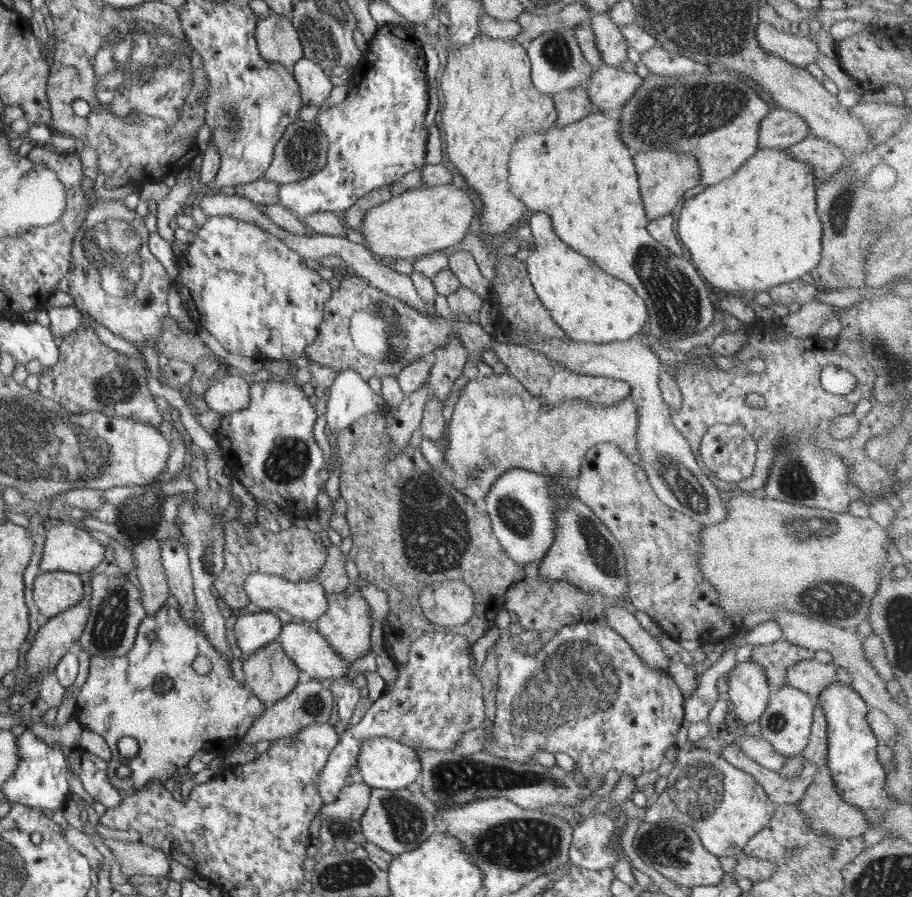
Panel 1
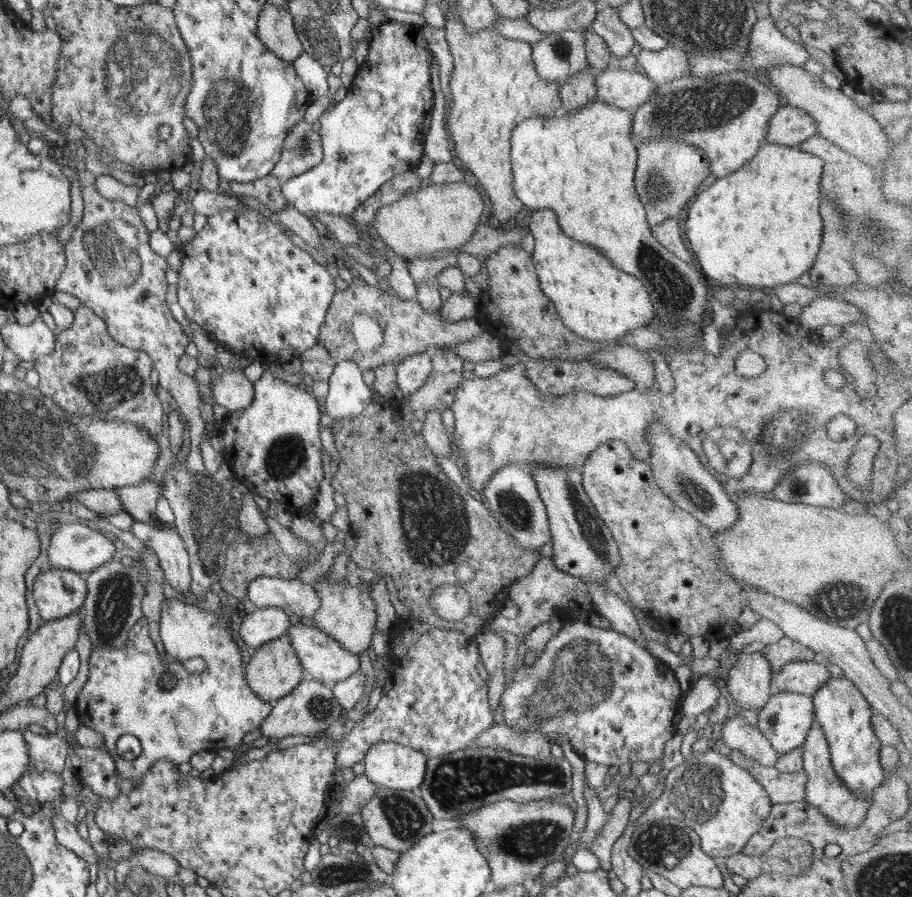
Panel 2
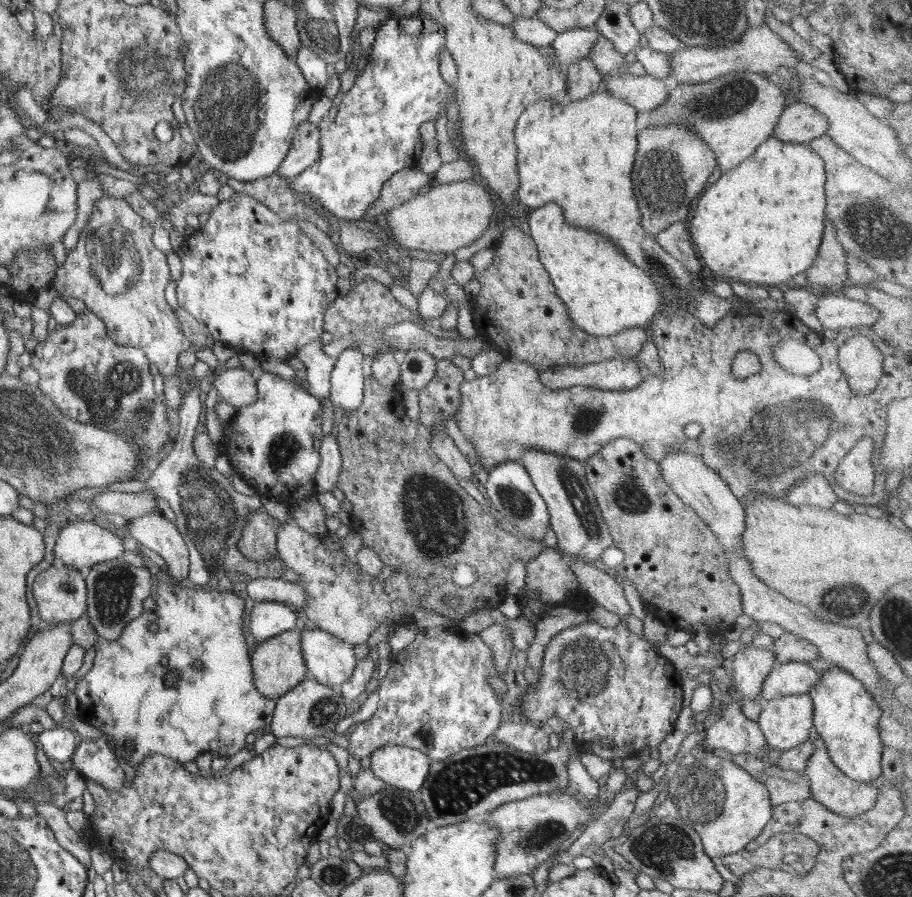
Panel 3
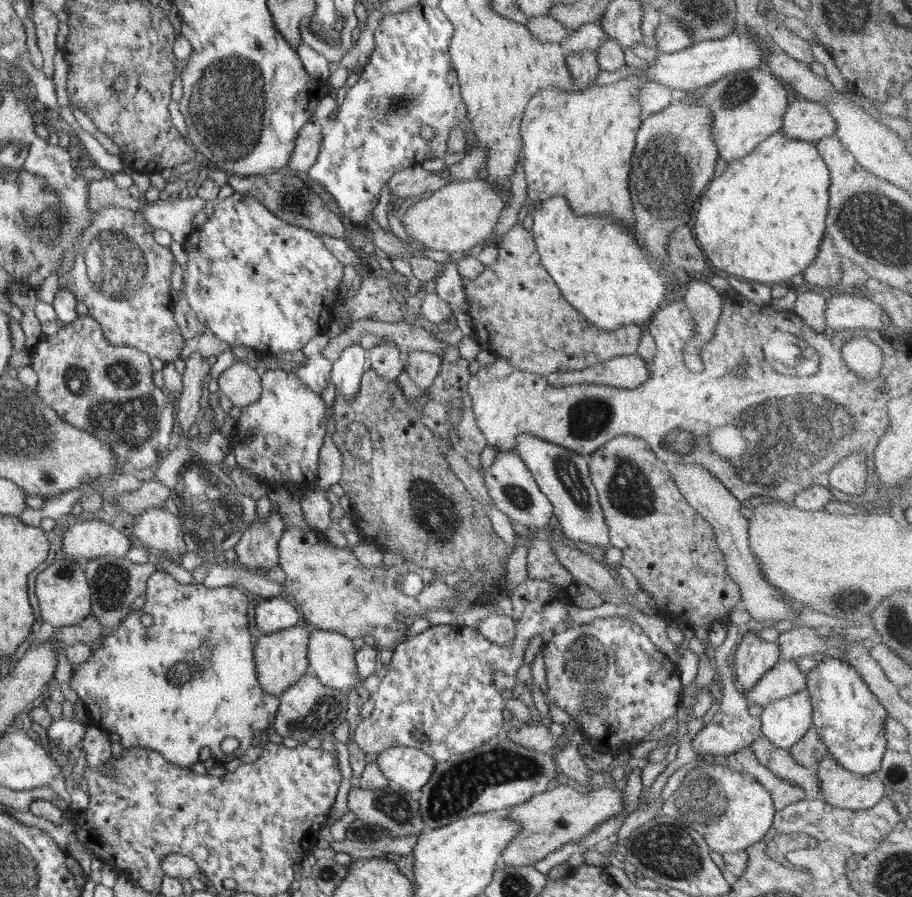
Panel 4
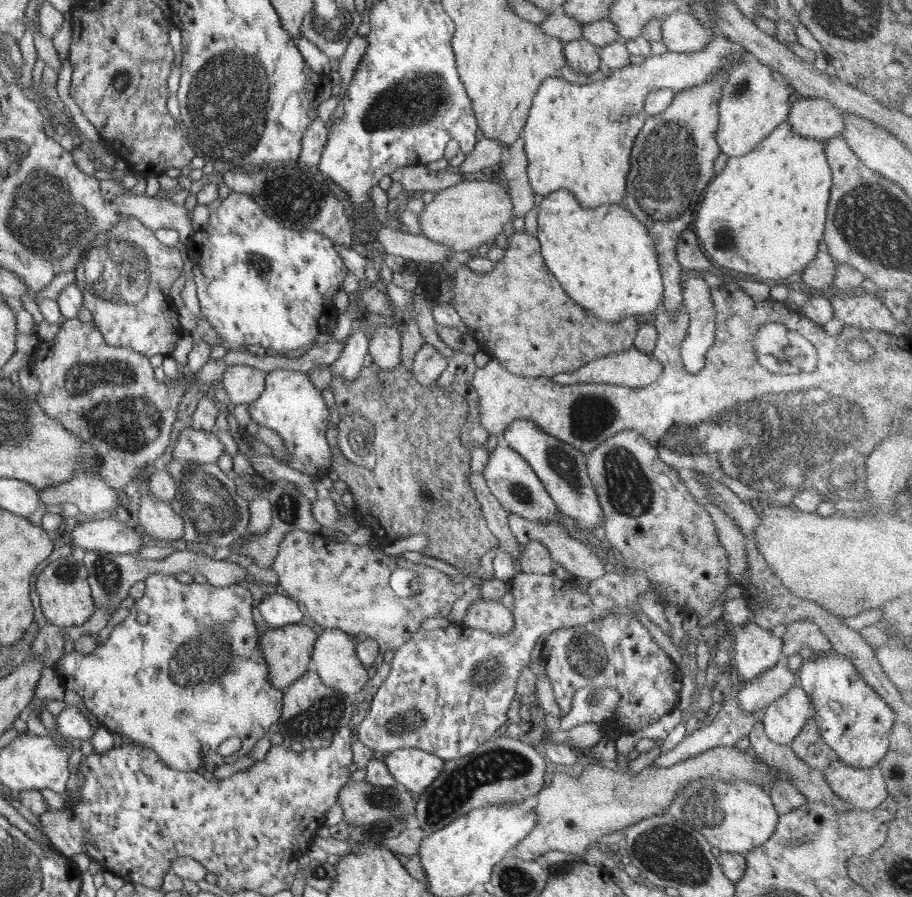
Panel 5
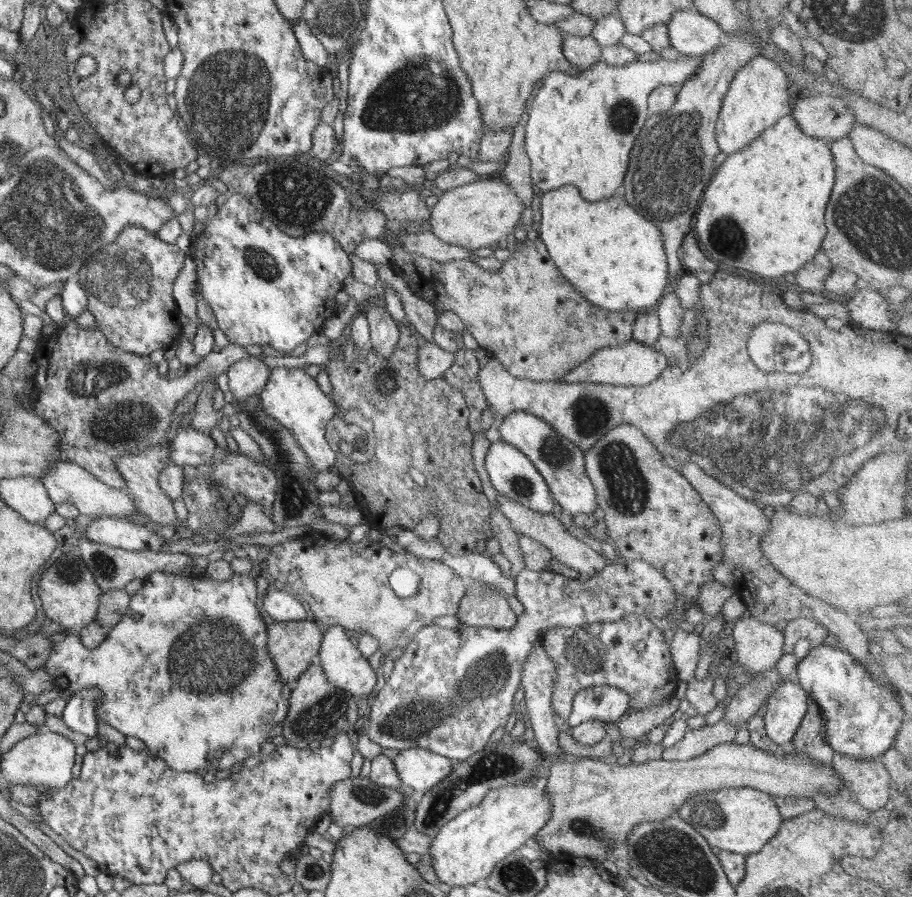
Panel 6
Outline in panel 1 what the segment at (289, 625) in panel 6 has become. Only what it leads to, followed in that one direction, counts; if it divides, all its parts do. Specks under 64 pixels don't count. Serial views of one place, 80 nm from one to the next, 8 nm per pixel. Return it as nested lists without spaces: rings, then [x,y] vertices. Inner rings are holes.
[[[268,643],[244,661],[245,686],[263,703],[275,703],[288,696],[299,684],[300,671],[292,662],[280,643]]]

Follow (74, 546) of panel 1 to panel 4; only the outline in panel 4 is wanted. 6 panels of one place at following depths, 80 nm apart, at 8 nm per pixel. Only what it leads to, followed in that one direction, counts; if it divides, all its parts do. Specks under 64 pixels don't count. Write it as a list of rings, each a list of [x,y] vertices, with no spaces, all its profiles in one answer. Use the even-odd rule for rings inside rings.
[[[94,518],[88,521],[74,521],[66,530],[62,540],[62,551],[66,559],[94,560],[100,556],[125,557],[131,549],[131,542],[114,525]]]

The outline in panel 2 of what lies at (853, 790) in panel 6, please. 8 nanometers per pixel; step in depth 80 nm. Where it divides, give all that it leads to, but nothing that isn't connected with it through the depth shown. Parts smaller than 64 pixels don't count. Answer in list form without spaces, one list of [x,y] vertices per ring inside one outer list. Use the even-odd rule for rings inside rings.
[[[815,719],[803,744],[803,774],[807,775],[804,800],[813,804],[838,826],[843,826],[842,828],[852,829],[860,826],[860,823],[867,816],[871,802],[861,797],[858,793],[853,793],[836,774],[831,765],[829,744],[825,734],[822,732],[820,723]]]

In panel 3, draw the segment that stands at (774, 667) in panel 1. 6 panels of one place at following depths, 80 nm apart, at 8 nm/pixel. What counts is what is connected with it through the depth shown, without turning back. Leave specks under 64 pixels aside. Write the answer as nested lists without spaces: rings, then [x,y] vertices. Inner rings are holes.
[[[784,633],[773,642],[773,651],[778,663],[810,662],[821,656],[820,650],[809,640],[799,637],[794,633]]]

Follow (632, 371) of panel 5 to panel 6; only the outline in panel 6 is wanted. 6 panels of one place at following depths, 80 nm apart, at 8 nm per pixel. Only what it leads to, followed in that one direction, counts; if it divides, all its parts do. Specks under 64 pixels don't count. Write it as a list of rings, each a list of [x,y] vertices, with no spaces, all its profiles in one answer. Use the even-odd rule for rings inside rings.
[[[636,340],[628,343],[615,344],[597,349],[588,360],[579,364],[566,374],[562,382],[566,383],[602,383],[620,386],[648,385],[663,374],[667,367],[667,360],[663,352],[658,352],[653,345],[645,345]]]

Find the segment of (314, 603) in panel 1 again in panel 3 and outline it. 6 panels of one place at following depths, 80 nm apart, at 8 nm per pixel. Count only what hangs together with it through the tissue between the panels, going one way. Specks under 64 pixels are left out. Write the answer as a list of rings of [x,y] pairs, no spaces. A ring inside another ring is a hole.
[[[260,578],[248,582],[246,586],[242,586],[246,589],[248,596],[255,603],[262,603],[264,600],[266,602],[278,602],[284,604],[284,606],[295,606],[297,609],[304,610],[304,606],[308,604],[308,592],[305,592],[304,589],[298,585],[294,585],[290,582],[285,582],[281,579],[274,578]]]

